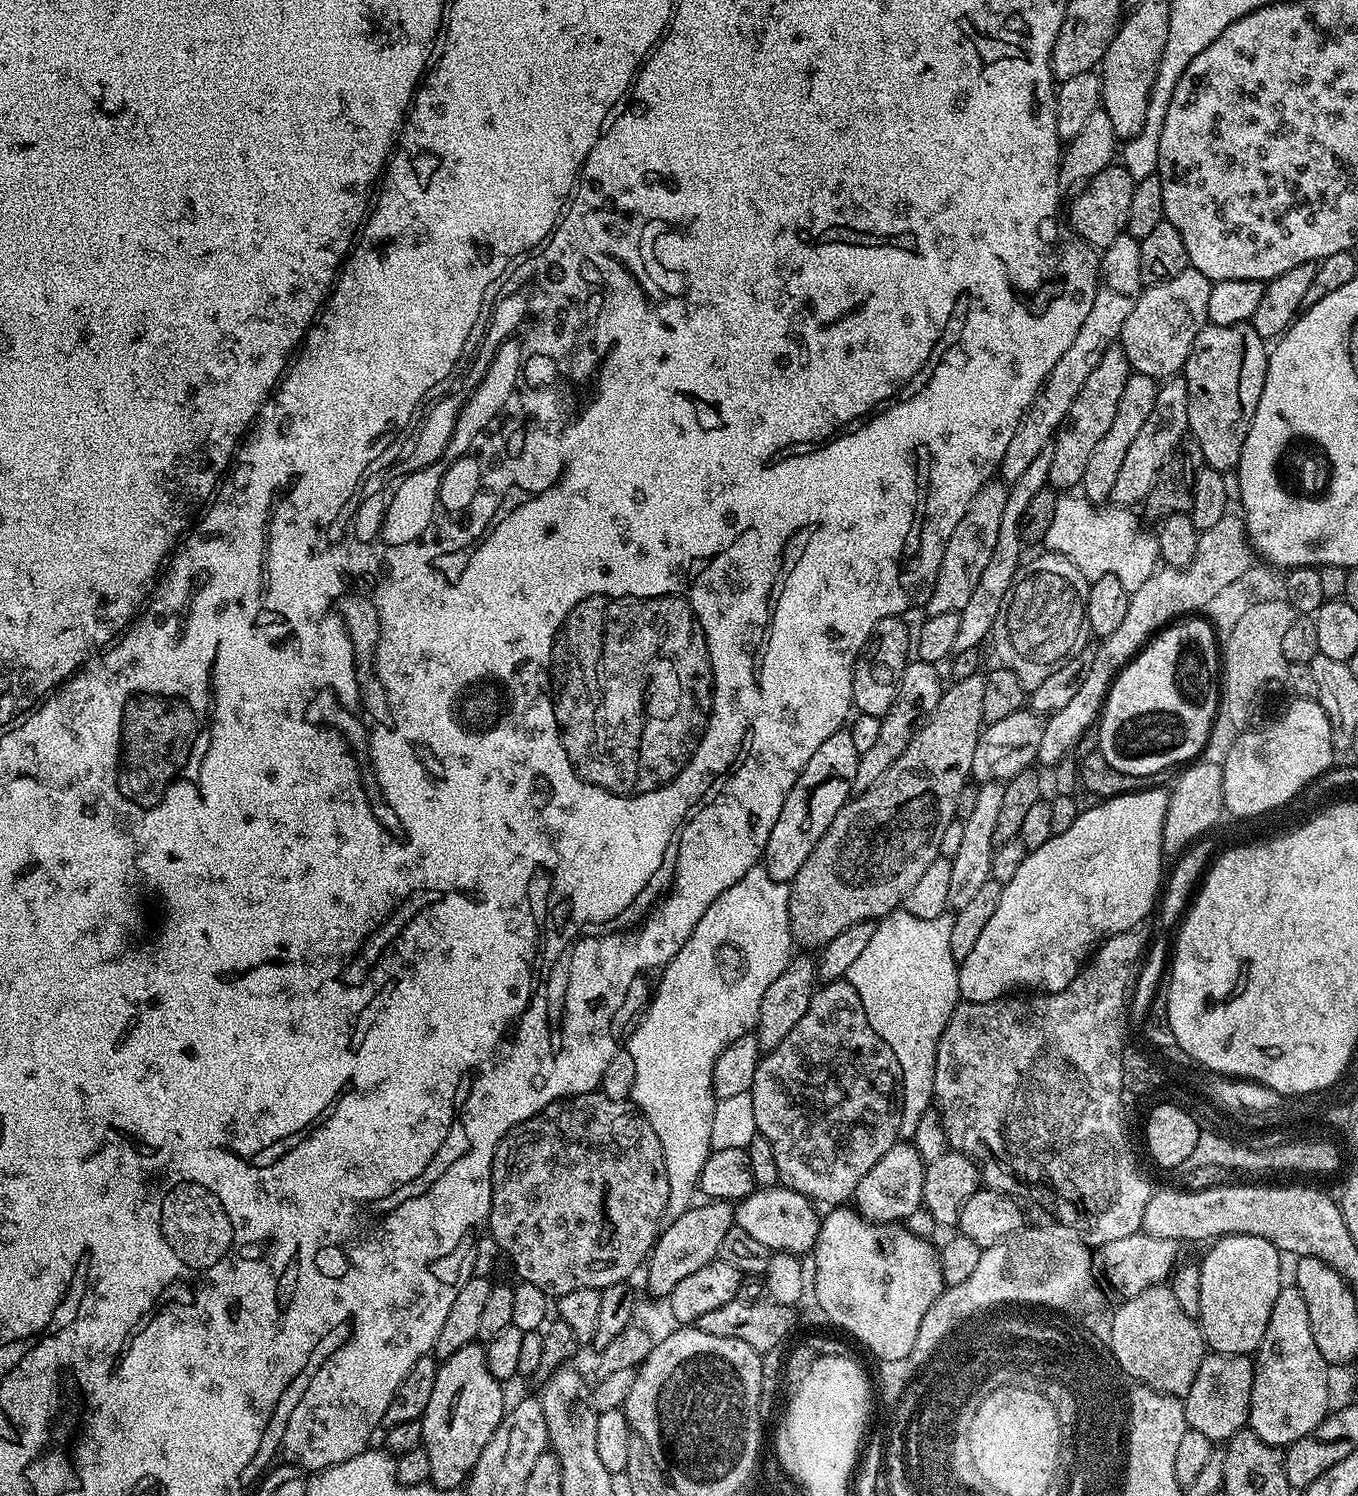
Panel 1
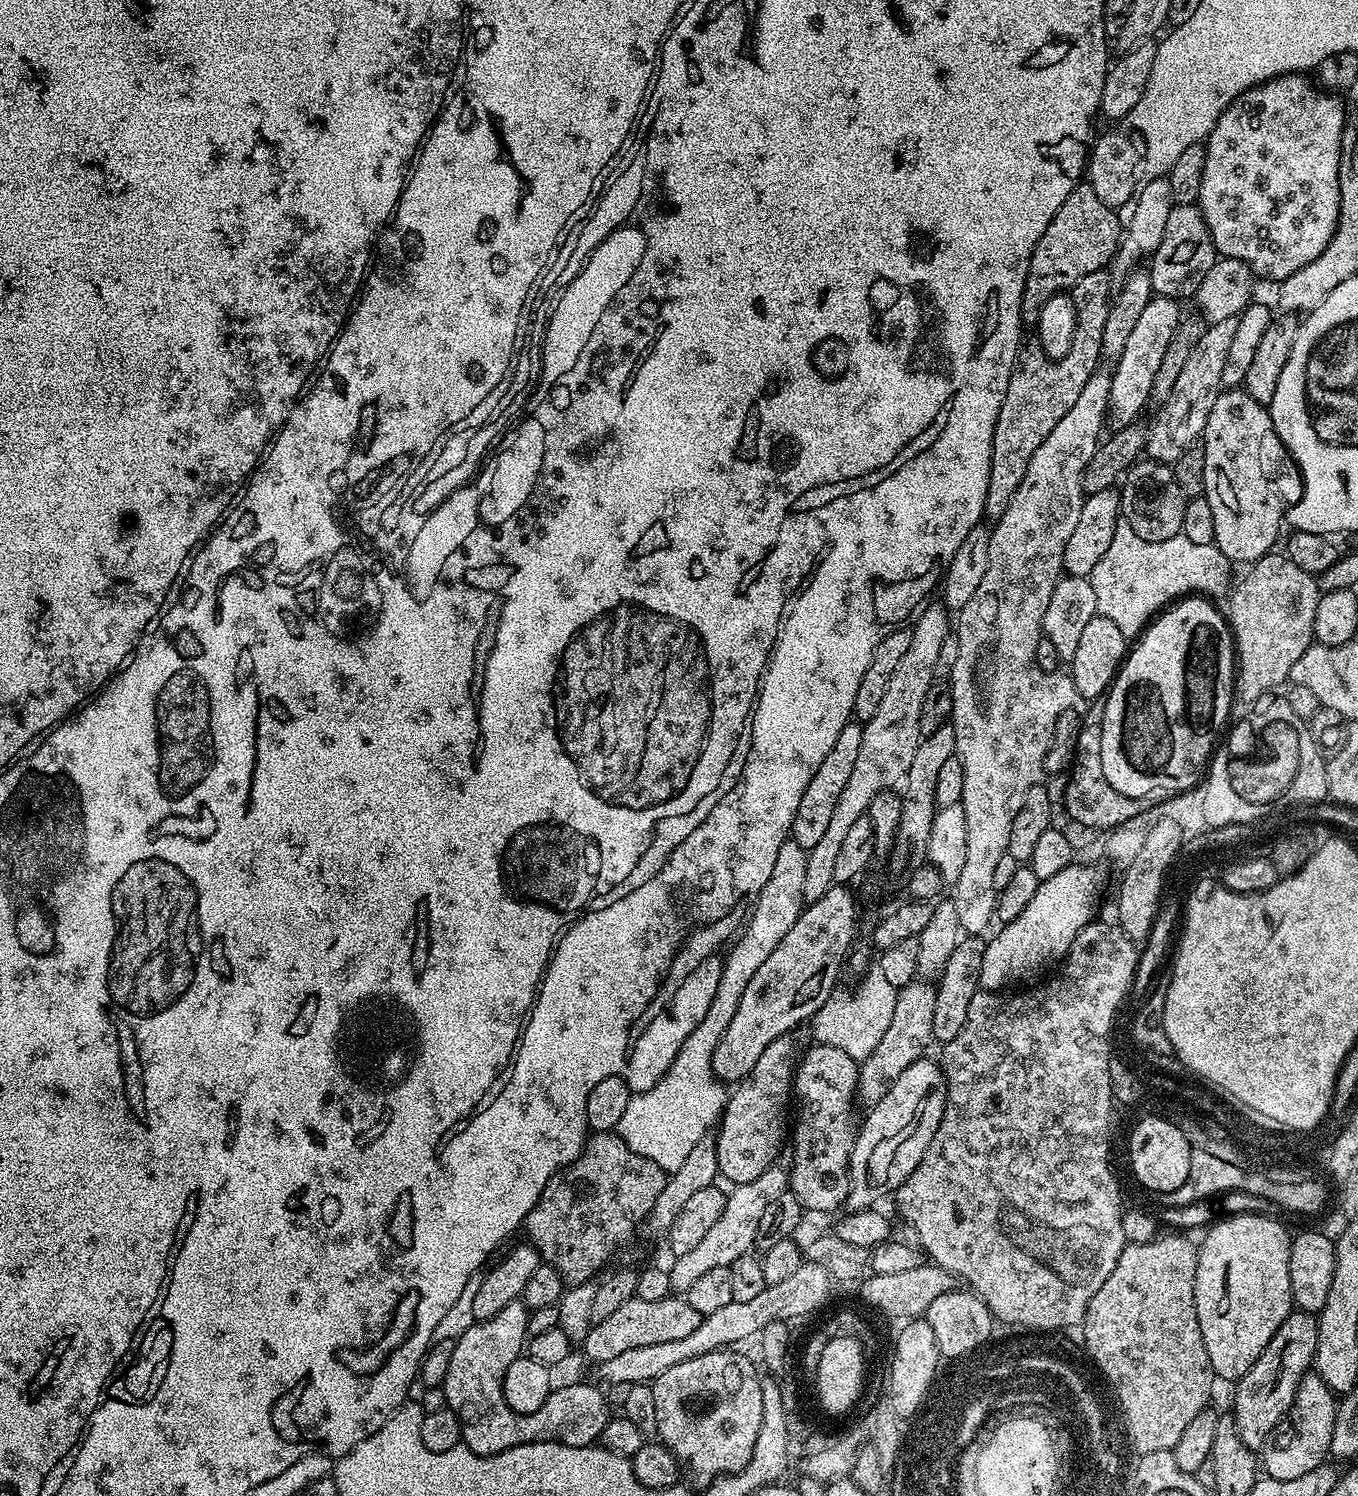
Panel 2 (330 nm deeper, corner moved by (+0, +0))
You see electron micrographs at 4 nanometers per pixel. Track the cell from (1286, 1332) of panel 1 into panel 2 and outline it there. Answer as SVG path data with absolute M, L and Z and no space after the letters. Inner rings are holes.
M1304 1375L1294 1394L1294 1402L1288 1411L1286 1423L1272 1433L1262 1449L1263 1471L1276 1480L1289 1480L1302 1478L1302 1474L1310 1474L1310 1470L1325 1463L1330 1456L1329 1448L1331 1436L1334 1434L1337 1405L1337 1397L1329 1391L1320 1376Z

